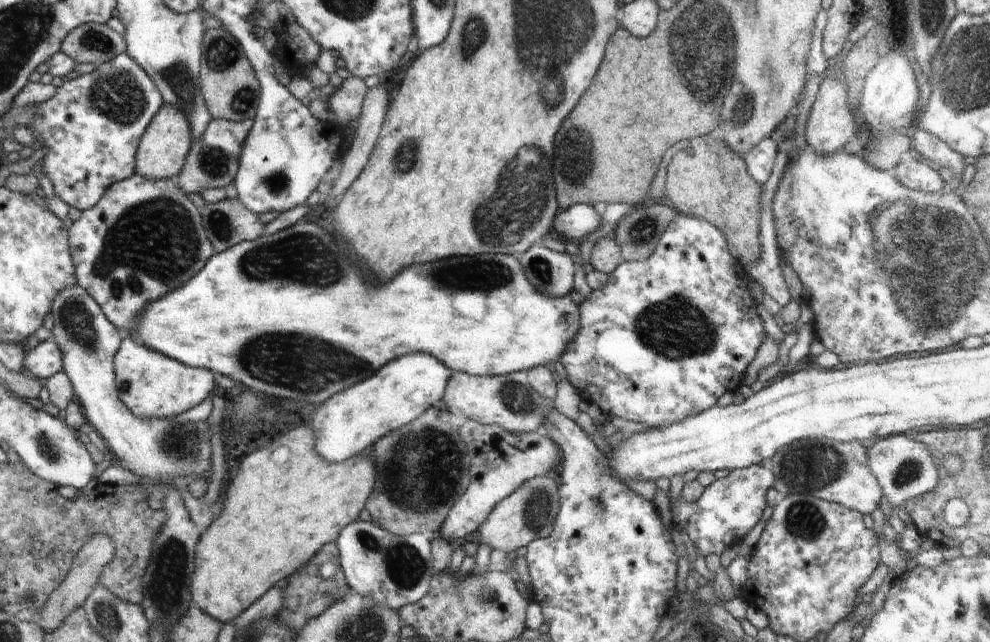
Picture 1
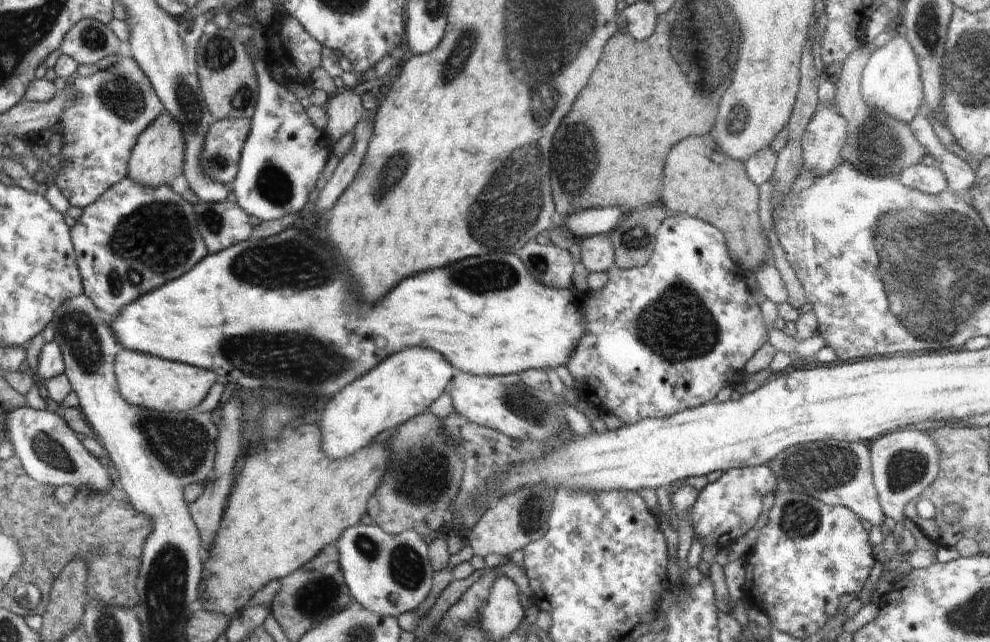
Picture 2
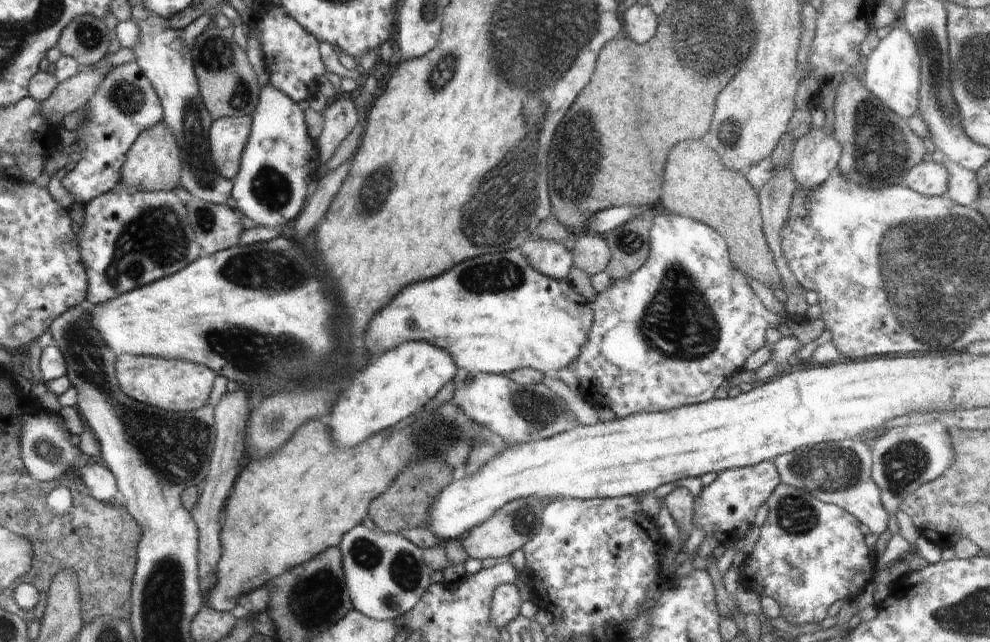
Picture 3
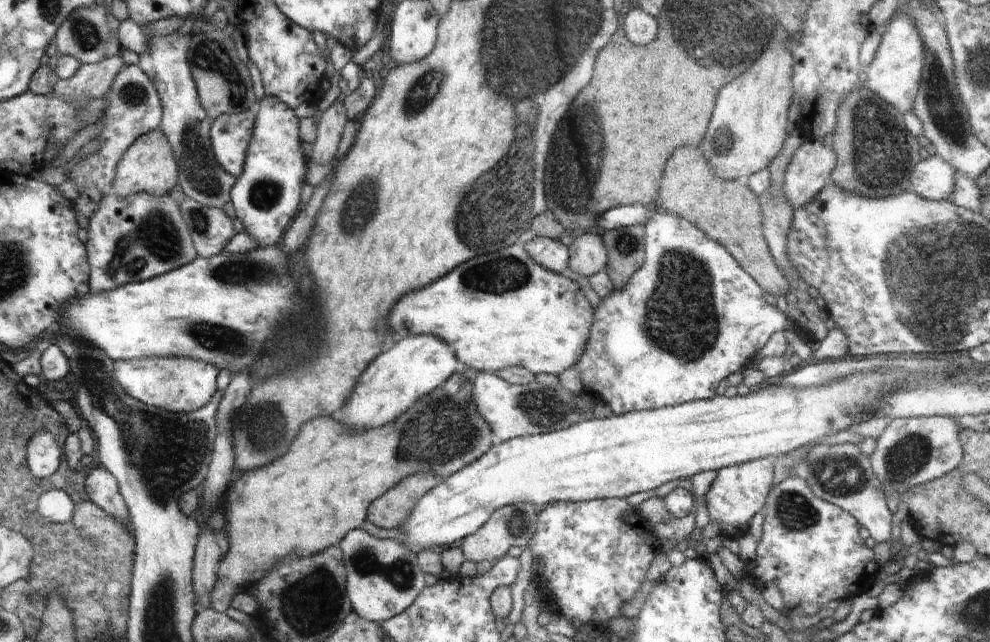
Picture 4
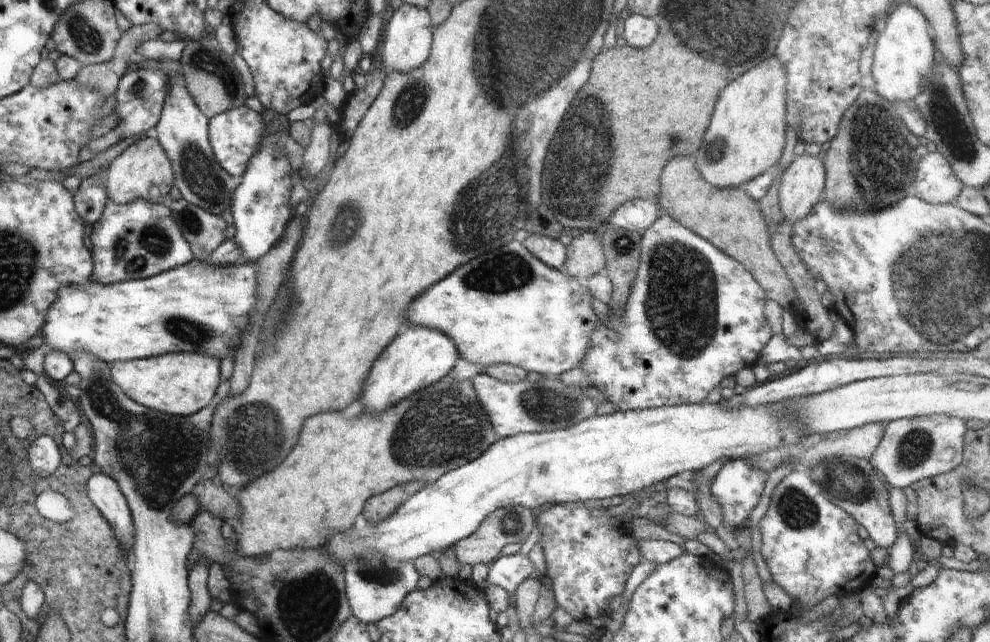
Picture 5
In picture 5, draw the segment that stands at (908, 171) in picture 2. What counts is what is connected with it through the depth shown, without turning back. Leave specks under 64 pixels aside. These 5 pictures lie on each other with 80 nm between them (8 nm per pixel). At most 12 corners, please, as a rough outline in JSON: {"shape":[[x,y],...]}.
{"shape":[[937,151],[921,157],[912,191],[950,203],[963,187]]}

